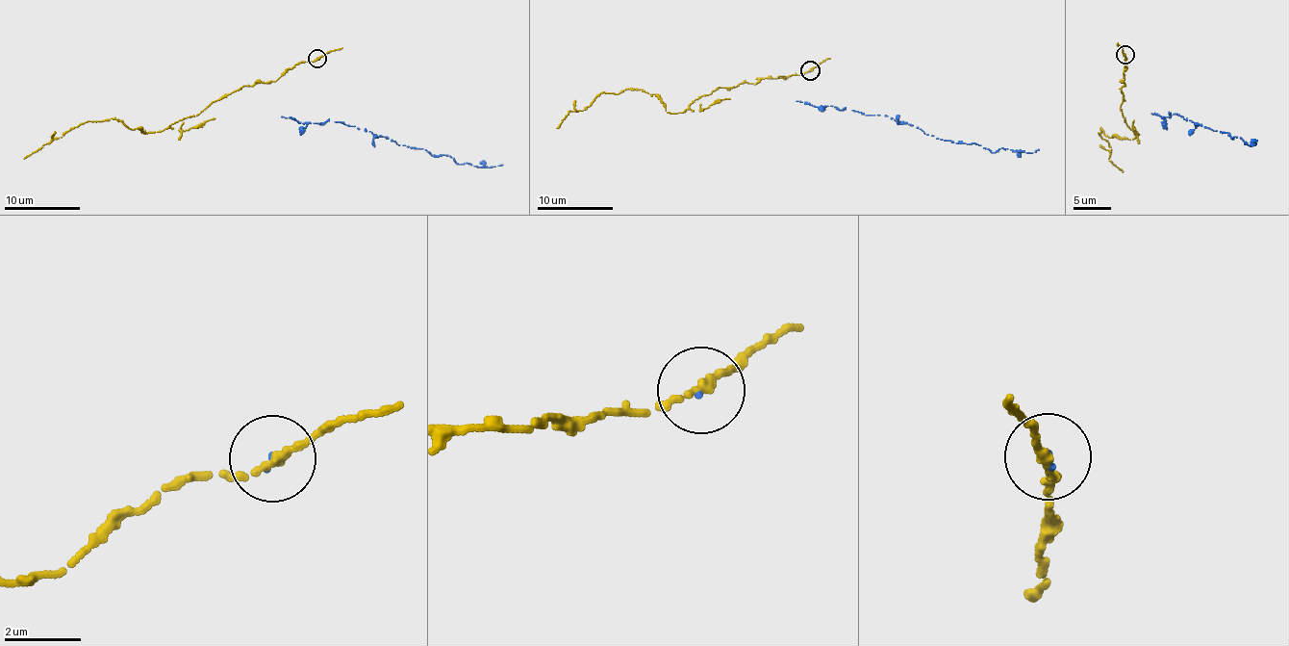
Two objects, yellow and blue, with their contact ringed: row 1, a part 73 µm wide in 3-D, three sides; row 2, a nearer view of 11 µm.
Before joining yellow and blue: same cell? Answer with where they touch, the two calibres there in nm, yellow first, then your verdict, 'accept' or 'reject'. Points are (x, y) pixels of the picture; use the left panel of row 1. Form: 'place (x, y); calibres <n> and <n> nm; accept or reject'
place (317, 59); calibres 220 and 90 nm; accept

